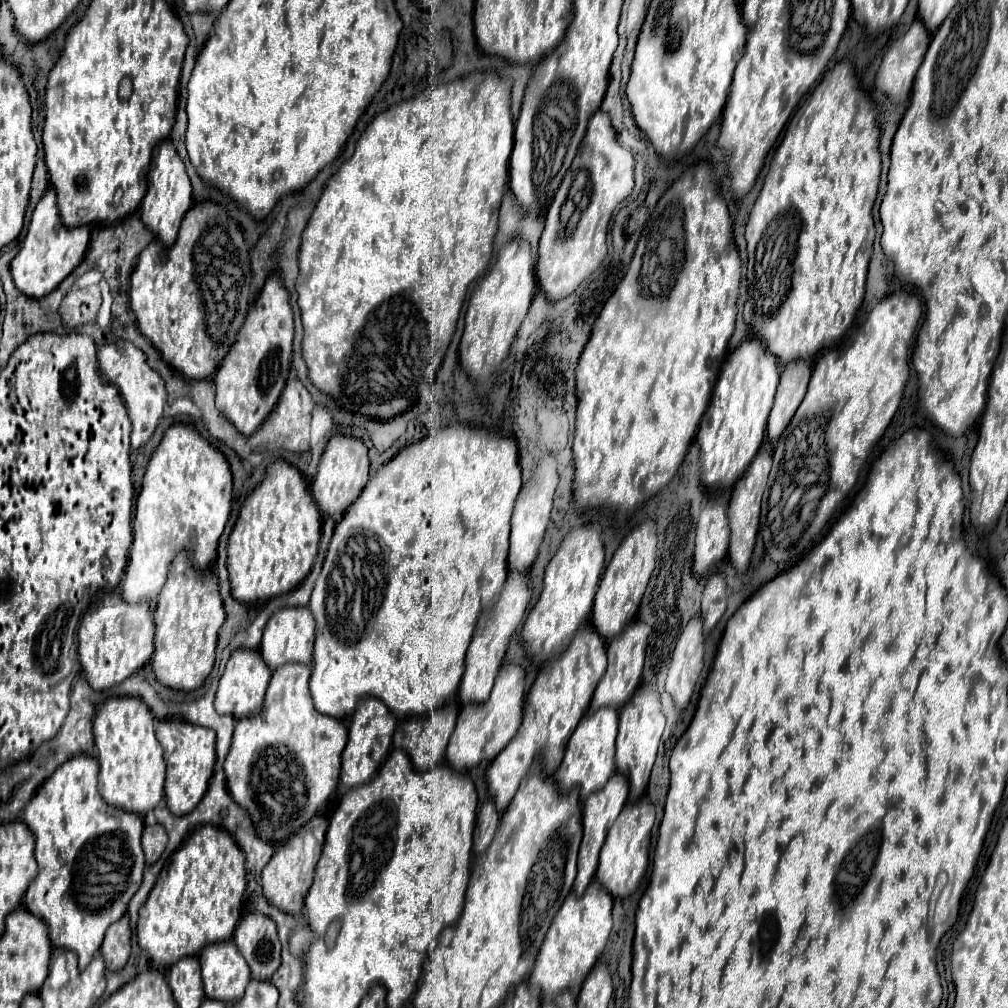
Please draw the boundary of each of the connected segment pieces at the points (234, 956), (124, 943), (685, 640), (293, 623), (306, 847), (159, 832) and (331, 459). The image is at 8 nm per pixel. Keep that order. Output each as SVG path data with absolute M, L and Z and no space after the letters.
M231 940L205 946L205 950L199 952L199 964L207 998L223 1002L241 998L251 972Z
M121 916L109 930L105 932L105 940L101 944L101 954L105 958L107 970L121 970L131 956L131 926L129 916Z
M693 616L675 644L665 682L665 690L671 694L677 710L683 710L691 700L693 688L703 670L703 648L703 622L701 616Z
M291 606L291 608L281 608L277 610L265 630L263 630L263 640L261 640L261 646L259 646L259 652L261 652L261 658L263 662L275 670L283 664L289 664L289 662L301 662L301 664L311 664L313 660L313 630L315 630L315 622L313 622L313 616L307 608L301 608L301 606Z
M319 812L299 832L295 832L291 838L287 838L277 848L271 862L265 866L265 870L261 874L263 894L265 894L265 898L269 898L269 902L273 902L273 906L277 906L289 914L303 912L303 900L305 900L305 894L307 894L311 880L313 880L317 858L319 858L323 842L325 842L327 826L329 826L329 818L323 812Z
M155 824L155 826L147 826L143 830L143 852L145 852L145 864L153 864L159 860L159 856L163 854L165 846L167 846L167 834L165 828Z
M345 434L331 436L323 450L323 456L319 460L315 480L311 484L311 492L313 492L317 506L325 514L329 514L333 518L341 518L343 512L361 494L361 490L367 482L367 468L369 468L369 456L367 456L367 446L361 442L361 438L345 436Z

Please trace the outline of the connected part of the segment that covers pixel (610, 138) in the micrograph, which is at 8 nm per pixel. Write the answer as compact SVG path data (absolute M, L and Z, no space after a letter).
M595 112L587 124L587 132L581 144L581 154L579 154L579 166L573 168L583 168L589 172L591 180L591 202L587 210L581 214L581 220L577 222L575 230L569 236L561 236L561 222L559 222L559 210L567 198L569 186L571 186L571 172L563 178L551 206L547 212L545 220L545 230L539 240L539 258L537 258L537 280L541 290L549 300L561 300L575 292L575 288L591 276L591 272L603 262L607 256L607 224L613 216L613 210L617 208L619 202L623 202L631 190L633 190L633 166L635 158L629 148L619 144L617 132L611 126L611 118L605 112Z

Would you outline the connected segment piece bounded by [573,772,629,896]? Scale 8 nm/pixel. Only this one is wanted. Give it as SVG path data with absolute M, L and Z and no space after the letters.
M615 772L613 778L609 778L609 782L601 790L589 794L589 798L585 798L585 802L583 802L583 840L581 840L581 848L579 848L577 878L575 878L575 884L573 884L573 890L575 890L577 896L581 896L585 892L585 886L595 876L597 860L599 860L599 850L603 846L605 834L607 834L609 826L615 822L617 814L621 812L621 808L623 808L623 804L627 800L627 792L629 792L629 784L625 782L625 776Z

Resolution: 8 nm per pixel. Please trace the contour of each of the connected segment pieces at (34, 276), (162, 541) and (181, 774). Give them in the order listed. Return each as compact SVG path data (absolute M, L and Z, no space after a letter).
M47 188L43 198L33 210L29 232L23 240L23 246L19 254L11 260L11 276L15 286L31 298L41 298L49 292L53 292L61 280L81 262L85 256L89 244L89 226L77 226L77 228L67 228L61 222L59 210L57 210L57 198L55 190Z
M175 424L165 430L161 444L151 454L135 502L133 544L121 580L121 594L127 602L157 600L165 584L167 566L179 550L189 552L197 570L209 568L217 556L217 542L229 518L231 486L227 458L193 426Z
M161 720L157 722L157 740L163 746L163 758L167 762L165 780L165 804L175 816L189 814L203 798L209 778L215 766L215 732L189 724L185 720Z

